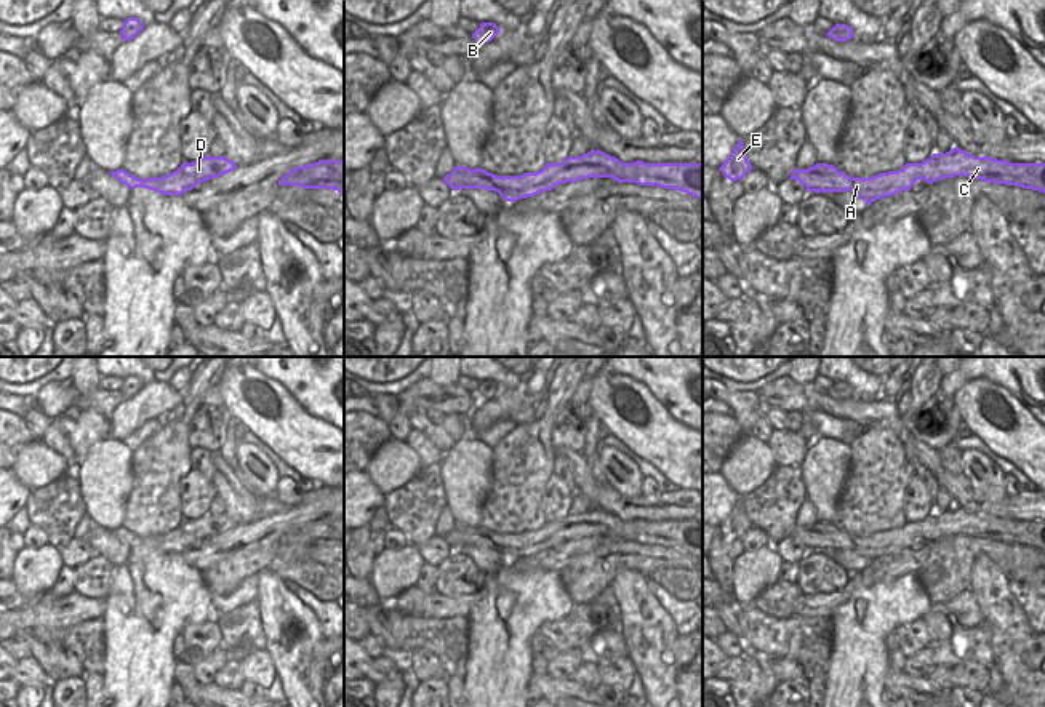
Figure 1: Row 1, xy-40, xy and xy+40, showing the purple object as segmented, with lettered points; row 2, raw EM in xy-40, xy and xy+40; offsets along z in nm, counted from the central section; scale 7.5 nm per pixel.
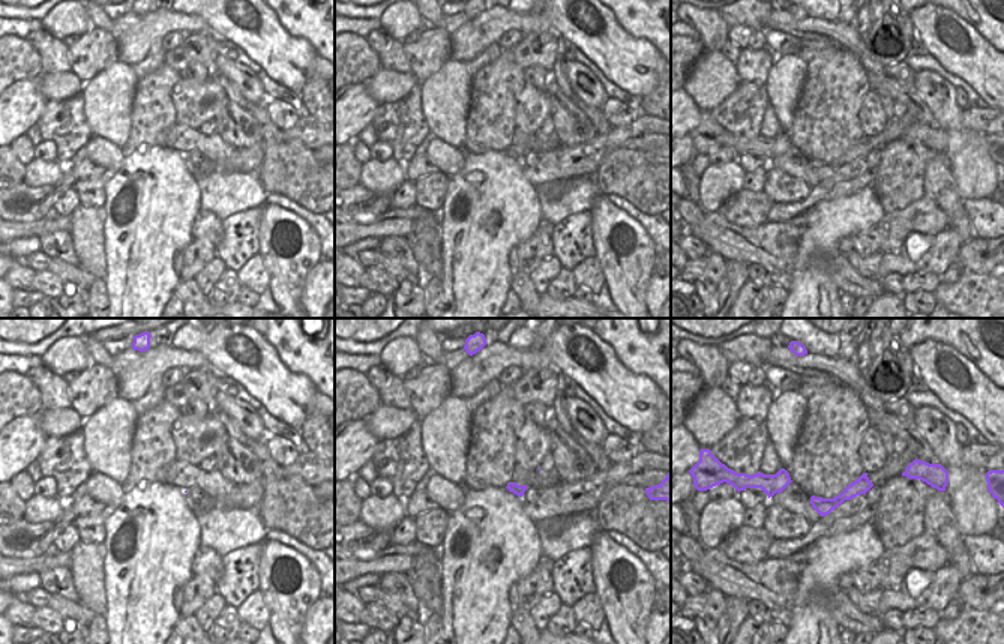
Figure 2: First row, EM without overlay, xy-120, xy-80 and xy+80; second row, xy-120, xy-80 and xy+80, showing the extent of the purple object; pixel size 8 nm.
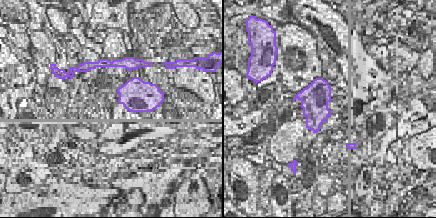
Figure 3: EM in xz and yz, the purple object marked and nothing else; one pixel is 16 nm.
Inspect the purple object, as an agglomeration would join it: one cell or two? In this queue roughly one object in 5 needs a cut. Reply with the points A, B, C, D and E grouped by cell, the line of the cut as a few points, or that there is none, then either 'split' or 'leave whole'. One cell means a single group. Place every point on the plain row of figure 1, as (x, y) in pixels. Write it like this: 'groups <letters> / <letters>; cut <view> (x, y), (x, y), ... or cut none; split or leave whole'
groups A B C D E; cut none; leave whole

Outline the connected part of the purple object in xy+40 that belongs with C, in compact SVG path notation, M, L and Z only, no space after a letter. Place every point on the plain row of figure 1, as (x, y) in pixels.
M959 505L933 512L922 521L906 521L898 529L872 536L851 536L834 523L816 521L808 528L794 528L789 537L799 539L808 550L845 550L861 555L867 565L883 555L896 553L919 539L933 542L939 537L967 534L984 541L1019 544L1045 552L1045 521L1010 521L991 515L975 515Z

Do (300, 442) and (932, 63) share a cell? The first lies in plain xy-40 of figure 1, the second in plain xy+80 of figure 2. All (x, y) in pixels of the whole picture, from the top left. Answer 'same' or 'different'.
different

